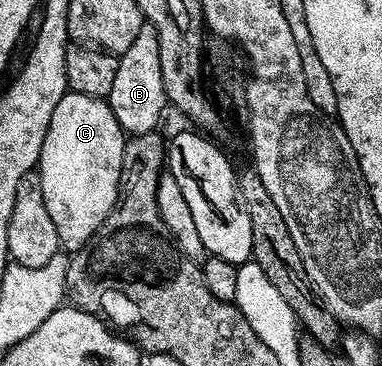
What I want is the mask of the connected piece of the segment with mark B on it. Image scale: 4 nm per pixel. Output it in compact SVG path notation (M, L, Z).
M143 24L141 31L137 31L137 39L133 39L133 44L125 47L118 58L117 76L105 100L124 134L154 133L160 128L158 125L163 117L163 108L169 105L165 79L161 79L161 47L157 43L157 31L153 26Z

